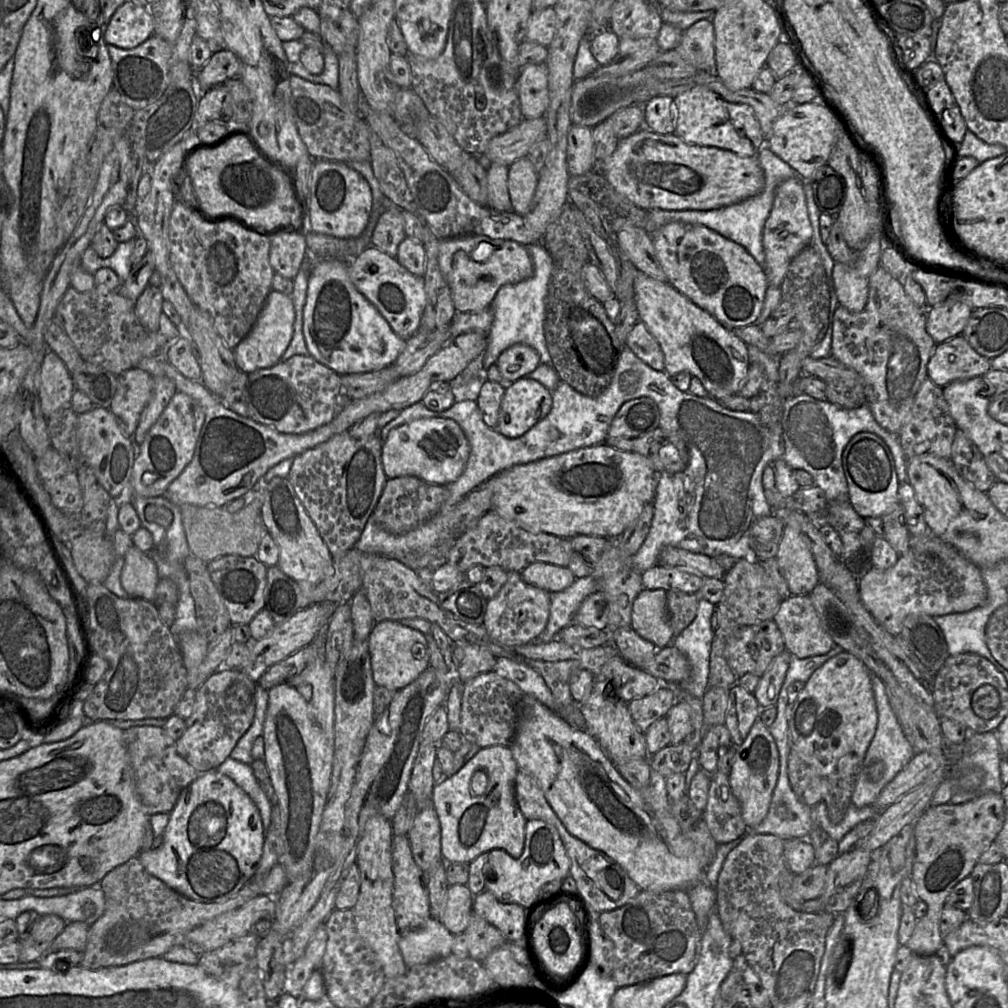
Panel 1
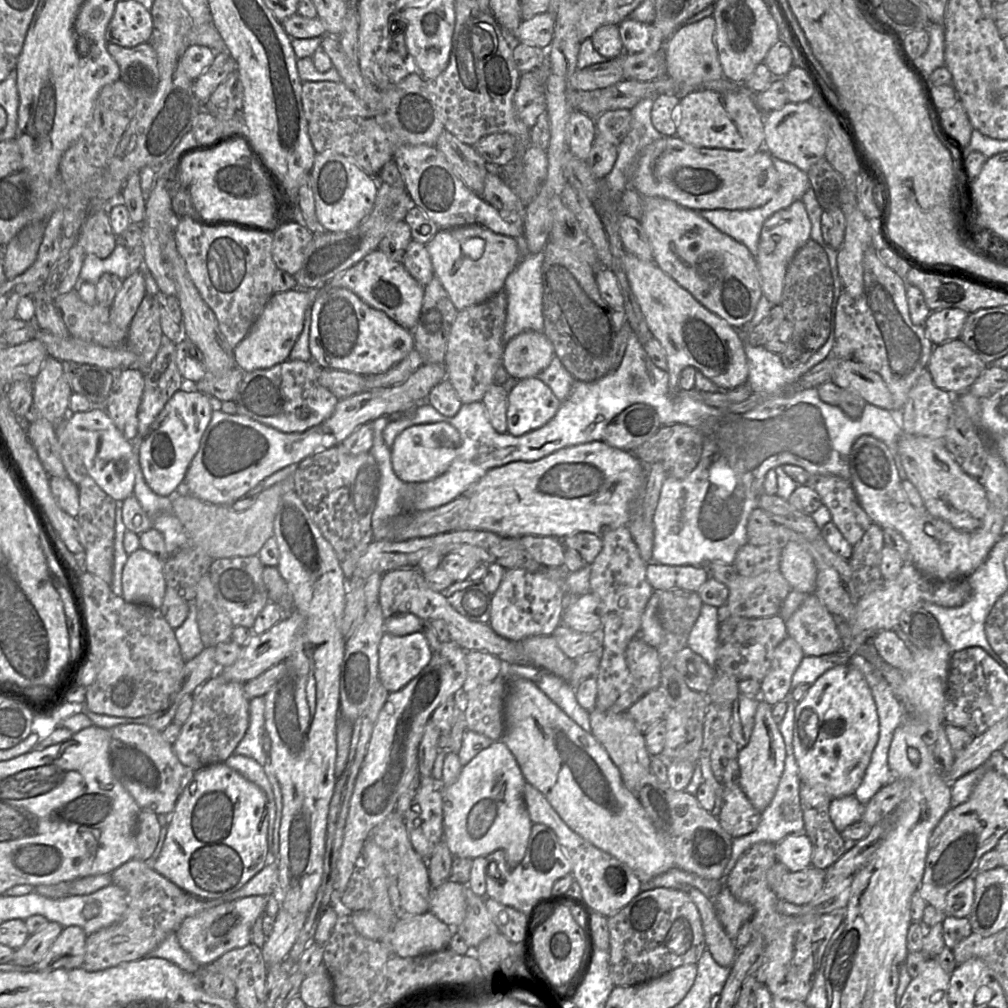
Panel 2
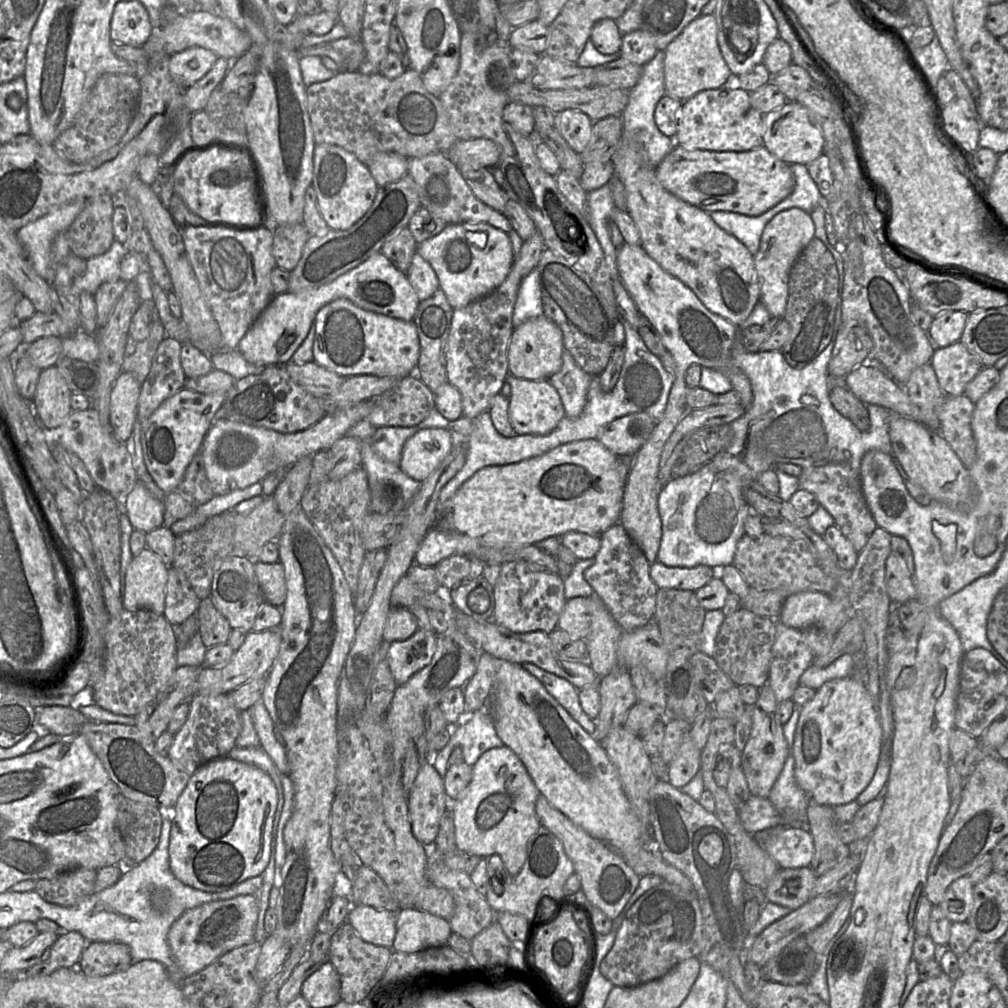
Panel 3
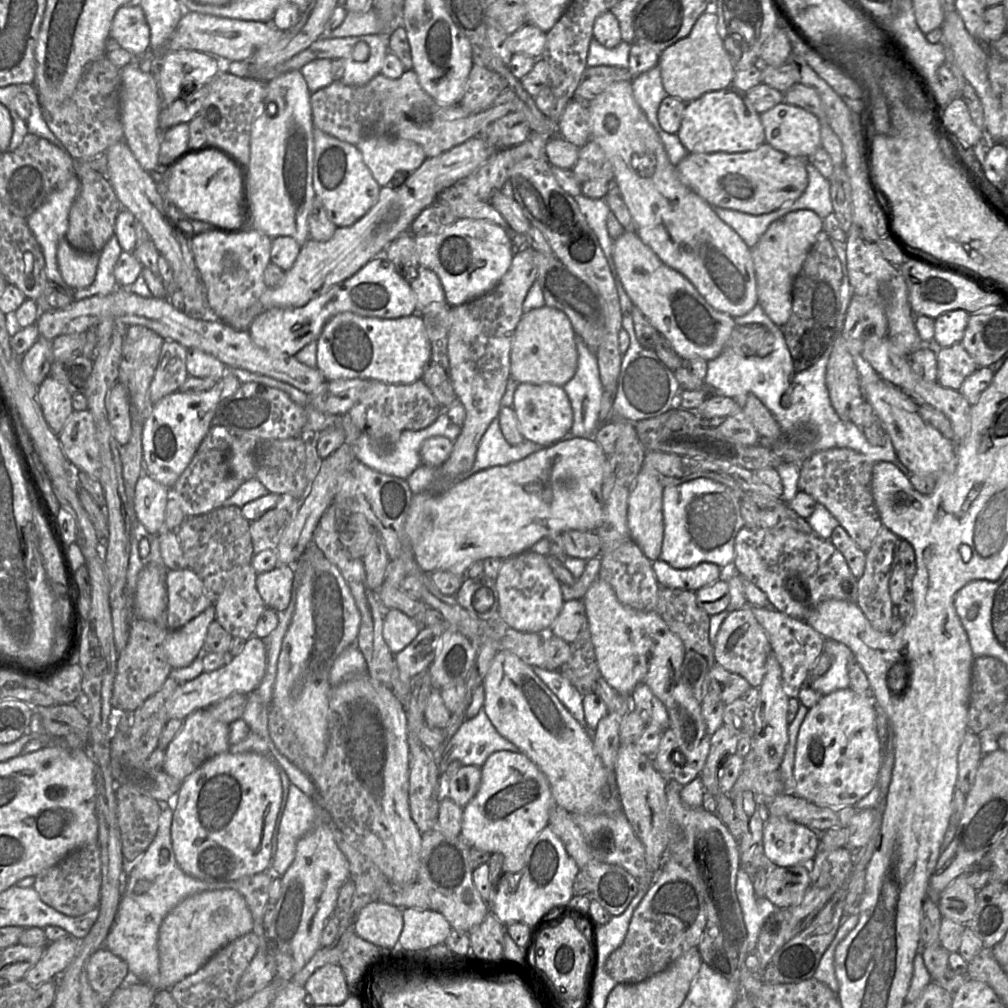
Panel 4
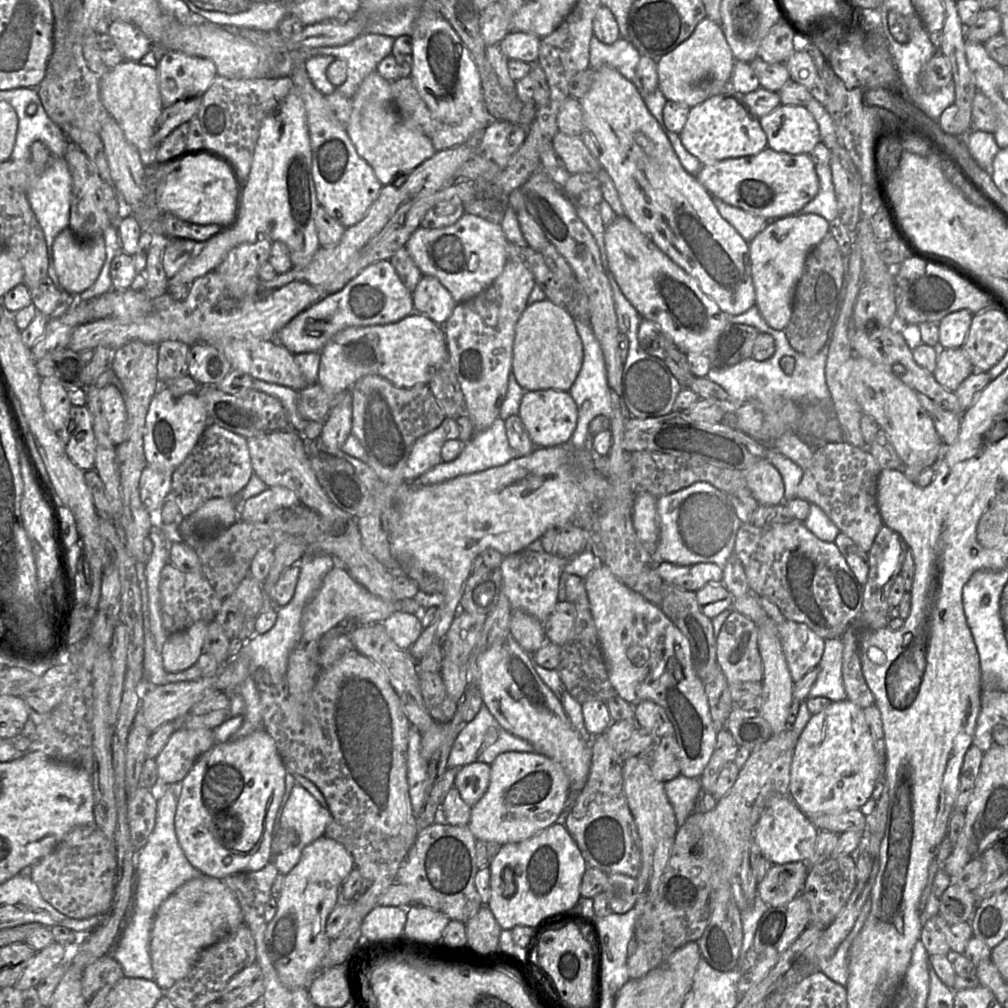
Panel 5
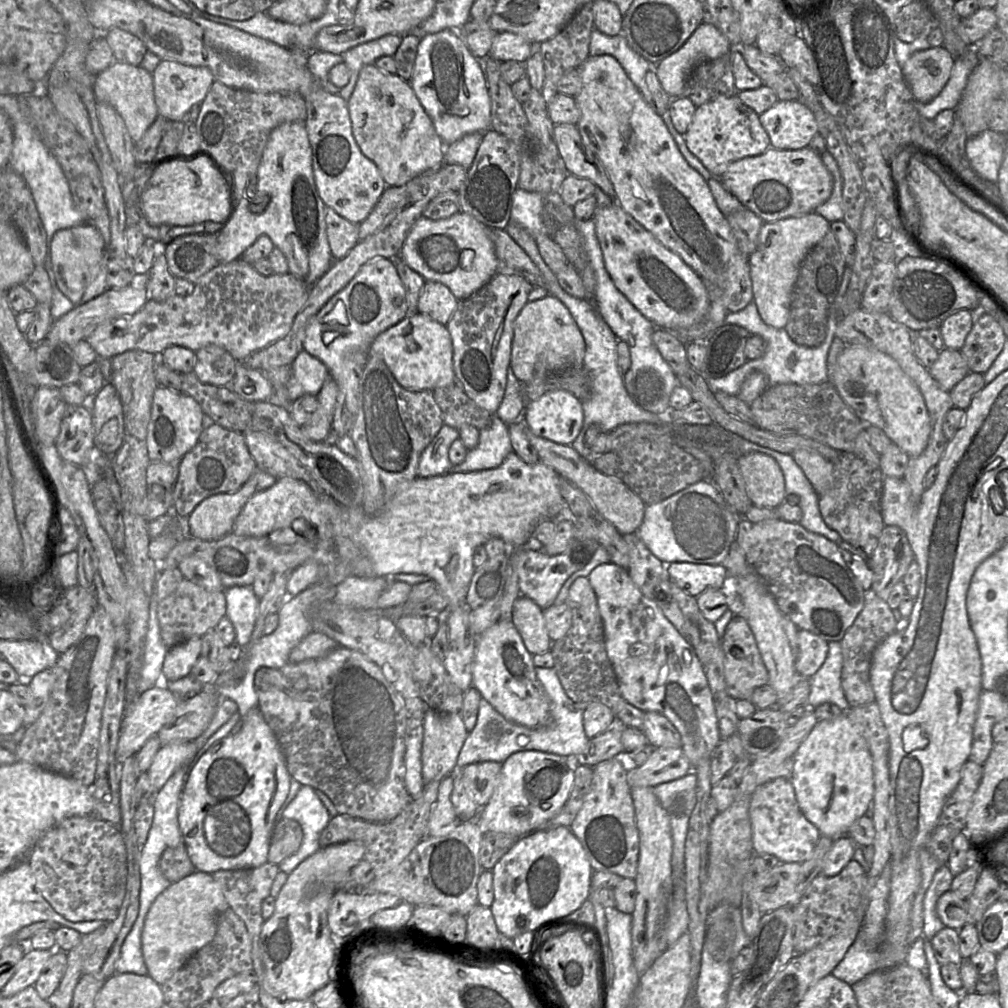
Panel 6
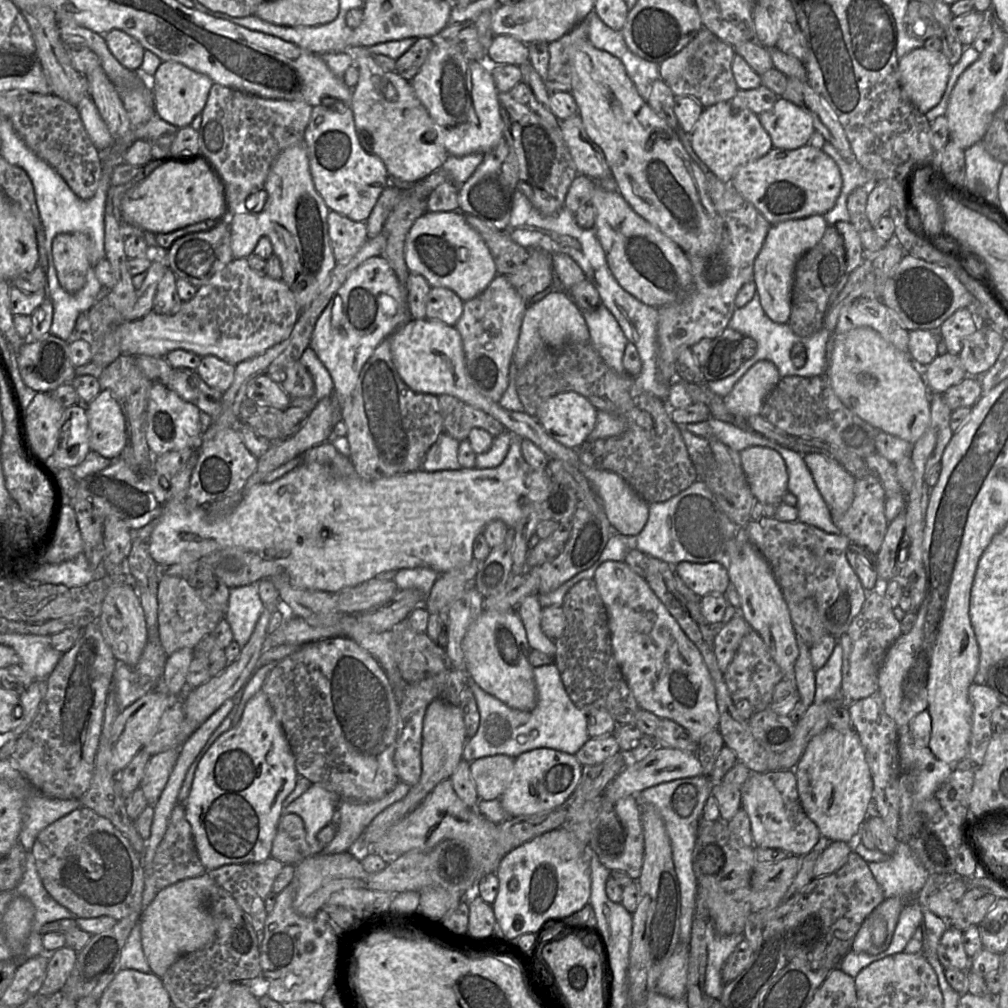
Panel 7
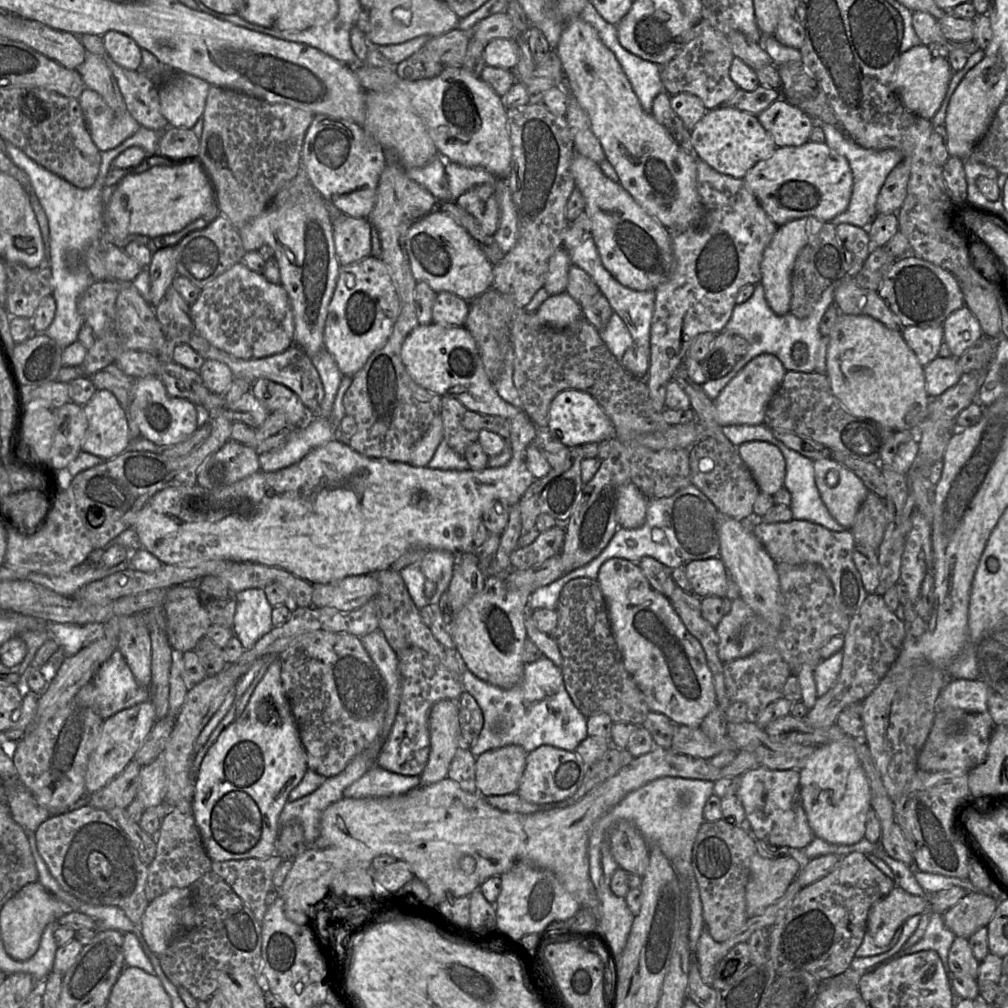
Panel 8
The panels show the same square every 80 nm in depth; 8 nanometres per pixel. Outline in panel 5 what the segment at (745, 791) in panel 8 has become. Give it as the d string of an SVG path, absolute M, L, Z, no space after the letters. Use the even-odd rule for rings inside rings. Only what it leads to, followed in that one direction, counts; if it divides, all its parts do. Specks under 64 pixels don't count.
M789 795L774 797L765 808L754 829L754 838L762 856L775 865L807 862L815 852L818 834L818 828Z

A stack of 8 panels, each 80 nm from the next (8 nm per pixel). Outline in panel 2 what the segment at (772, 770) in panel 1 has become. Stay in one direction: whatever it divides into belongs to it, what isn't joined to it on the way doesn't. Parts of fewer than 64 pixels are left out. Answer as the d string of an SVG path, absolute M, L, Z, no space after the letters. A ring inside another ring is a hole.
M759 700L755 714L755 724L747 745L739 750L737 762L740 768L739 787L753 807L763 812L772 801L784 770L786 749L778 724L772 716L772 707Z

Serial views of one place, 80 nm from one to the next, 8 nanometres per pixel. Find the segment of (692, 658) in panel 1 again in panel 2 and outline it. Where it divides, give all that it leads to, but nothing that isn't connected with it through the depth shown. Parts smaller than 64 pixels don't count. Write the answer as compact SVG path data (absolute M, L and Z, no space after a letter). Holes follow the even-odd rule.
M703 603L687 640L687 647L703 657L712 667L716 667L719 627L718 608Z

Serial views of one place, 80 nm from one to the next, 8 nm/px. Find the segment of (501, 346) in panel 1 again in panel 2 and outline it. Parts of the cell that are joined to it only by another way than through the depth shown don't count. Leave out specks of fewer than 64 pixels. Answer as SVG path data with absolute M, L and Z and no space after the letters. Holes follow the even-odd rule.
M524 235L515 238L521 259L515 269L506 278L503 290L507 294L507 315L503 332L503 342L507 344L512 338L525 331L544 331L542 310L543 286L541 268L543 251L531 253Z

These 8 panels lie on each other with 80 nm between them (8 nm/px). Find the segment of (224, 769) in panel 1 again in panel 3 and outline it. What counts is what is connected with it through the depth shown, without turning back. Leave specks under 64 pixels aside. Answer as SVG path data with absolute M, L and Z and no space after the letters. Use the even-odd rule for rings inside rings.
M260 745L256 747L247 748L240 748L238 746L235 746L228 753L228 756L233 760L257 767L266 772L272 778L278 793L278 804L272 828L272 840L275 841L277 827L284 805L284 795L280 780L281 774L283 773L279 771L273 760L269 757L269 755L263 750L263 748Z

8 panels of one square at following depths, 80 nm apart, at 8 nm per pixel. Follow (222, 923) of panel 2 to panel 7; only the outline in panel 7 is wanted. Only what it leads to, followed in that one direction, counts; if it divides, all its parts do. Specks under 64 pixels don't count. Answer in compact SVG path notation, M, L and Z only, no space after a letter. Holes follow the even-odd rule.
M206 872L170 885L158 892L140 916L141 943L151 973L162 978L181 956L209 943L215 933L211 906L218 899L219 885Z

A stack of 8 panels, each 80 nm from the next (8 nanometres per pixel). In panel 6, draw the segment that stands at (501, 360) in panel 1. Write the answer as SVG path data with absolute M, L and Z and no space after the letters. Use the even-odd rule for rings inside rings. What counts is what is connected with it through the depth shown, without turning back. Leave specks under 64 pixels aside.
M555 296L527 302L513 324L510 367L523 383L541 375L561 375L580 370L585 355L584 338L567 307Z

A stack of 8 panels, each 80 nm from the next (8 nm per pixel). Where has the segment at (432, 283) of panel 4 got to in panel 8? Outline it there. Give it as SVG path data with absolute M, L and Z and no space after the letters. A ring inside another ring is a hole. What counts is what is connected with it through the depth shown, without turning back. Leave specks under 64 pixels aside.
M451 292L436 294L432 307L432 323L444 327L464 327L469 302Z

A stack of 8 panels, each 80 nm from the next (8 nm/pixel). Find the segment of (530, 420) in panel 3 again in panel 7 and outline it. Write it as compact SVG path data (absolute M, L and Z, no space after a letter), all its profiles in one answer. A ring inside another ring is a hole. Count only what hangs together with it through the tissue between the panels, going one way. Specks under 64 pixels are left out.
M565 391L543 401L535 419L553 440L575 448L592 432L597 411L584 396Z

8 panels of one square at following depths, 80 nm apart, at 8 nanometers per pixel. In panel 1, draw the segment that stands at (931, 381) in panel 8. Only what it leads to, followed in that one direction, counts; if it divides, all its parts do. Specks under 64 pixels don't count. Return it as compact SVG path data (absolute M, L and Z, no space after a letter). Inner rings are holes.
M958 335L935 345L927 364L927 374L934 384L944 387L955 381L983 376L992 369L990 360Z

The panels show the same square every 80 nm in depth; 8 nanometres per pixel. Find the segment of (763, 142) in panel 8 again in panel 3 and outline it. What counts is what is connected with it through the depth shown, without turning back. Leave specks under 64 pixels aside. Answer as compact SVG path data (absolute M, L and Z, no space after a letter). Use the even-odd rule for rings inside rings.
M737 83L701 91L682 102L678 112L677 145L686 150L749 151L763 145L764 115L750 102L750 93Z

